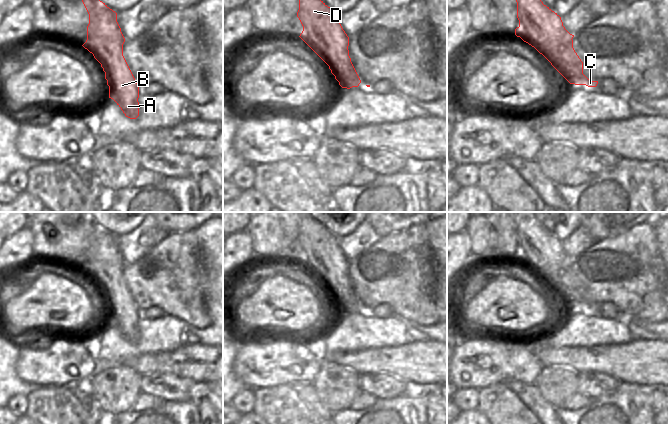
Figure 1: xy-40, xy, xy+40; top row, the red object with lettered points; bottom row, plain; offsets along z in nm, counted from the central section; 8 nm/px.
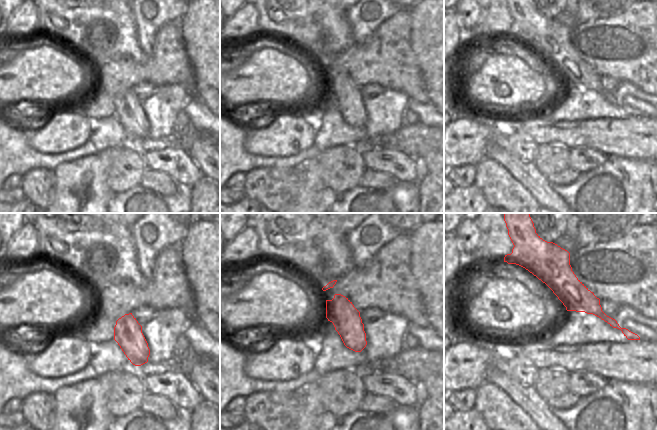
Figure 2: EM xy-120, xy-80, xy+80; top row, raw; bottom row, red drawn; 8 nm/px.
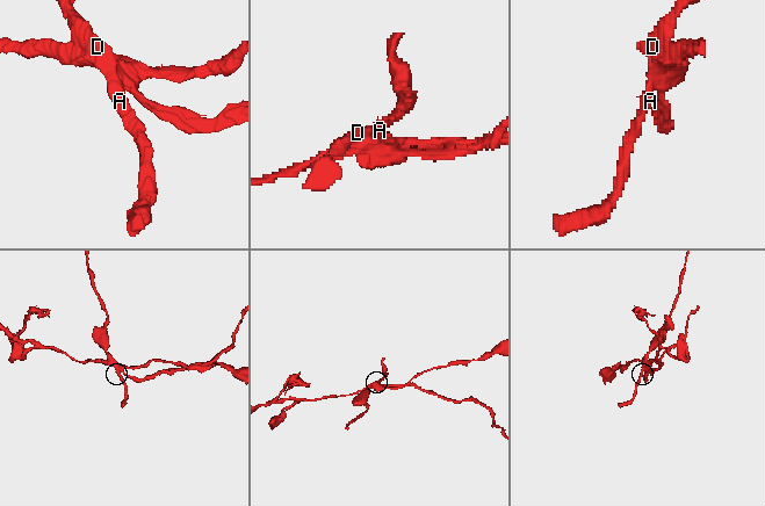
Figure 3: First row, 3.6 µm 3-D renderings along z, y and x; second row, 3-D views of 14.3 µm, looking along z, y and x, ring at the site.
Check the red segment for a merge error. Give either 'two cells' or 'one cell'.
two cells

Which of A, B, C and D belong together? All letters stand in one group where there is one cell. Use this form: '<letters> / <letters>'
A B D / C

